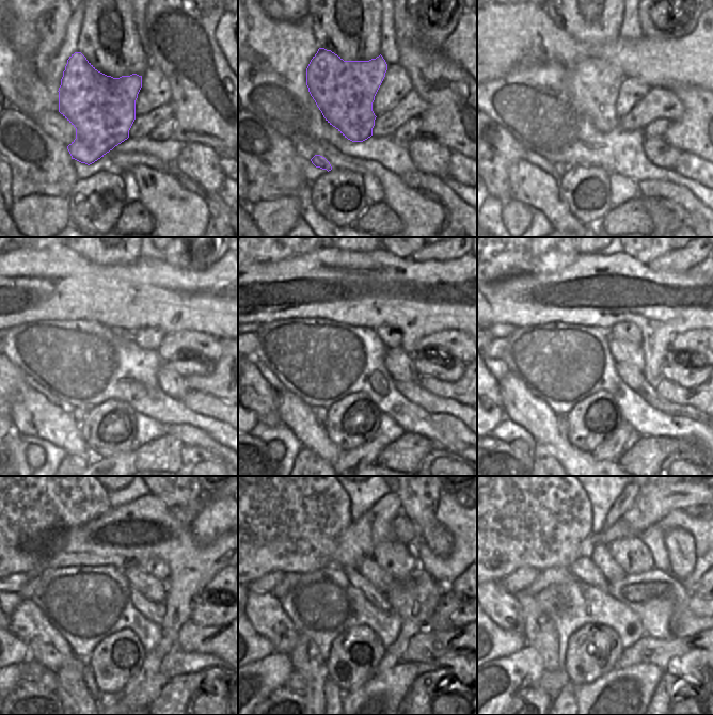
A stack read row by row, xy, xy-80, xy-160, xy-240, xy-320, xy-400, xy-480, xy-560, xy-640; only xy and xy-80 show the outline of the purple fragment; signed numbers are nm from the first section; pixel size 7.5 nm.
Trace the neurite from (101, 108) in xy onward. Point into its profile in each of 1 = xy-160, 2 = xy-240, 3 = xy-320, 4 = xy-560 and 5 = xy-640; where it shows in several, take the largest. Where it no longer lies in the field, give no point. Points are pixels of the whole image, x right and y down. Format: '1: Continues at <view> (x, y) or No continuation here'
1: Continues at xy-160 (592, 83)
2: Continues at xy-240 (79, 413)
3: Continues at xy-320 (320, 413)
4: Continues at xy-560 (331, 692)
5: Continues at xy-640 (567, 693).

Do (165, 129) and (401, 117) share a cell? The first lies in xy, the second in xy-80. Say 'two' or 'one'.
two

